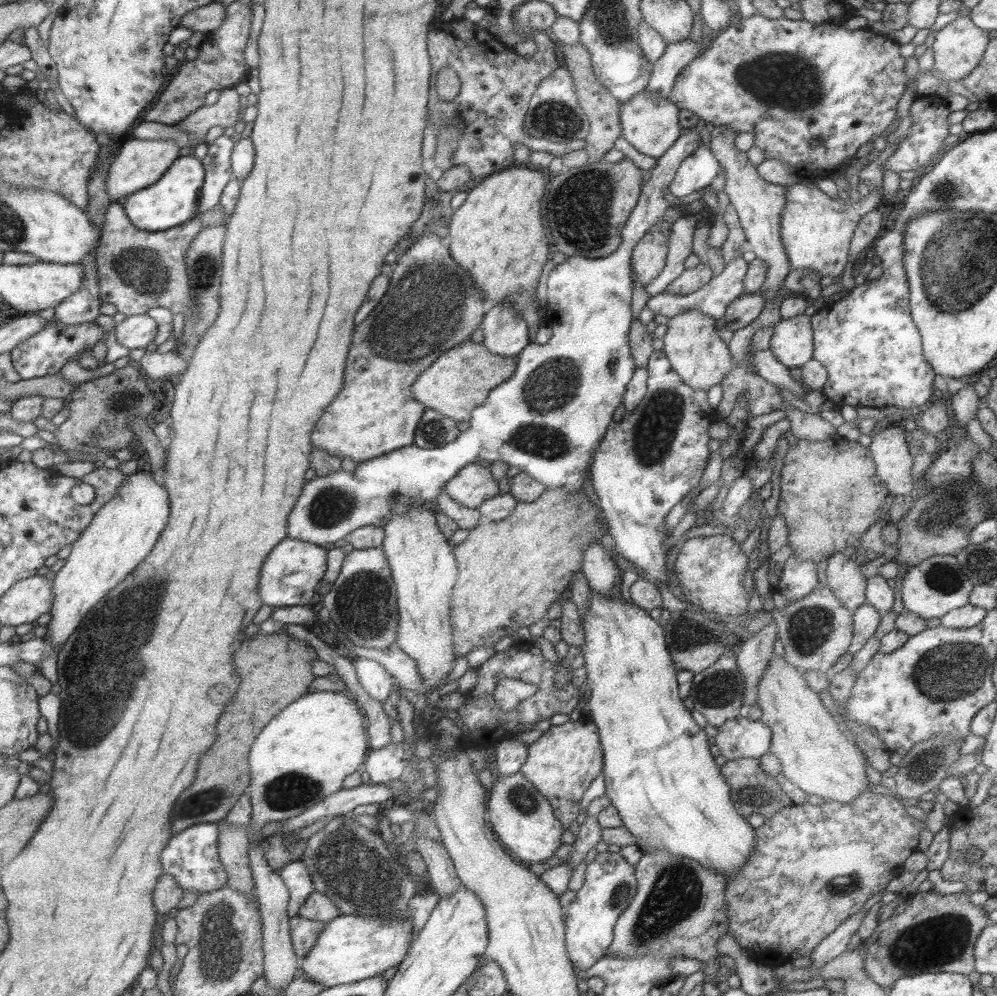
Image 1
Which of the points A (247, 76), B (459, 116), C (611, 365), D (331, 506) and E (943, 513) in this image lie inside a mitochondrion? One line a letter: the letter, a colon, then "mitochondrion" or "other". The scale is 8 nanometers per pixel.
A: other
B: other
C: mitochondrion
D: mitochondrion
E: mitochondrion

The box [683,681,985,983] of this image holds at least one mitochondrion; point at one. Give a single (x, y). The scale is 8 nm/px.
(940, 940)

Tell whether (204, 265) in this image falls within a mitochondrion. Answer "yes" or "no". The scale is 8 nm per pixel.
yes

